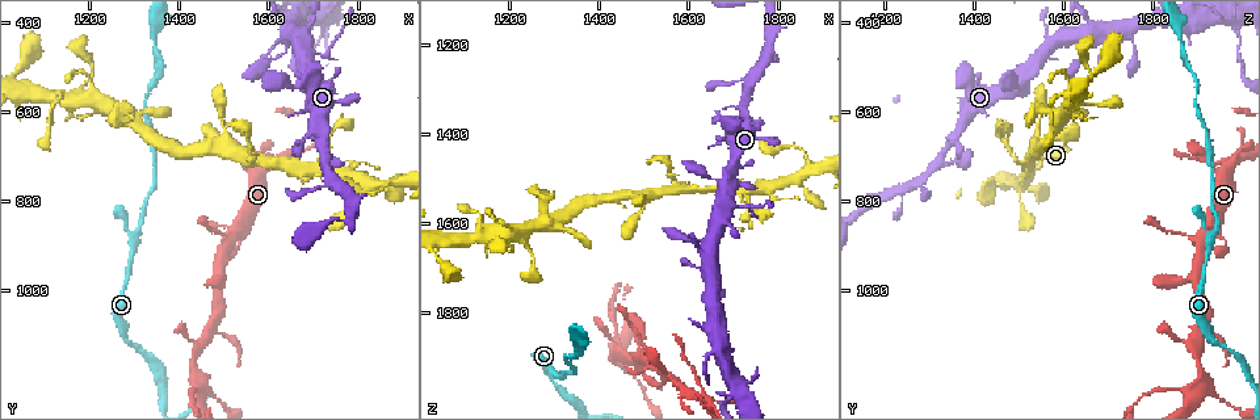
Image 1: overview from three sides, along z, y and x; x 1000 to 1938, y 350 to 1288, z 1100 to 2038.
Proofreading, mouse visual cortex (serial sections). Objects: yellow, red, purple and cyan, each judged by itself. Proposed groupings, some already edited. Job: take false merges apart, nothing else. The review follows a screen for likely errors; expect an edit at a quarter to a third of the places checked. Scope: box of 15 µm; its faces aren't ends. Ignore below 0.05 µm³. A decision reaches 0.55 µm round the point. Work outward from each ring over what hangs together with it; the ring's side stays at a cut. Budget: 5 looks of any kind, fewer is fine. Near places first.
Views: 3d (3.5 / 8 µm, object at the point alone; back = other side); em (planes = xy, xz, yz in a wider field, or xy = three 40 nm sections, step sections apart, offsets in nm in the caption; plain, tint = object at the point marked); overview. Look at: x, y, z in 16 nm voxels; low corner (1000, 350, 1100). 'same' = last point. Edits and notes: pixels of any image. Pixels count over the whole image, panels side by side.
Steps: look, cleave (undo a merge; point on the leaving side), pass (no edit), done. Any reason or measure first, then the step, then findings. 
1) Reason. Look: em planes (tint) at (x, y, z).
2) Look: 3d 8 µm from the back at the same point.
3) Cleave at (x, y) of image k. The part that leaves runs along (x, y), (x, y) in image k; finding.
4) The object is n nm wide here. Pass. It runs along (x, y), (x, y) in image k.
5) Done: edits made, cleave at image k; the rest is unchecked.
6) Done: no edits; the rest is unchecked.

A narrow waist. Look: 3d 3.5 µm at (1445, 1205, 1910).

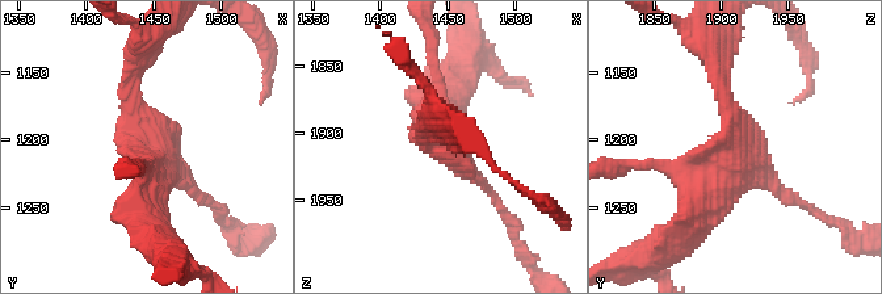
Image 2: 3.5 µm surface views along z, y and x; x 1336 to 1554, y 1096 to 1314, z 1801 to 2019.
4 arms meet here; the arms are 150, 200, 200, 400 nm wide; now the EM. Look: em xy step 3 (tint) at (1448, 1208, 1910).

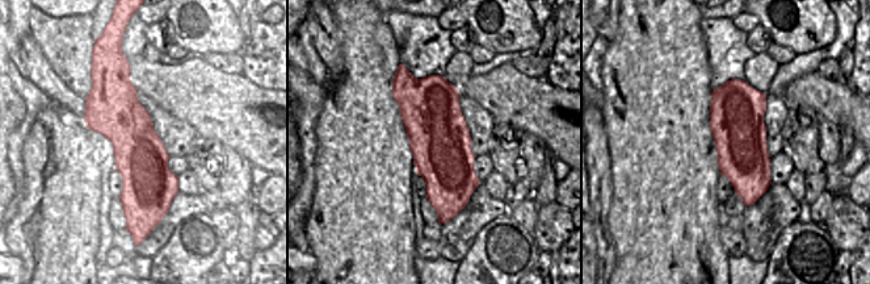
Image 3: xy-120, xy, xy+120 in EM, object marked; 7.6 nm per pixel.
Pass. It runs along (715, 68), (736, 152), (696, 221) in image 2; continuous, no second cell.

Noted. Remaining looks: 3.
Branch point. Look: 3d 8 µm from the back at (1625, 700, 1985).

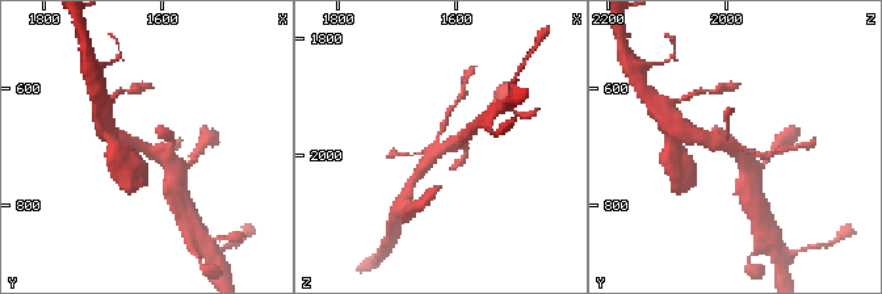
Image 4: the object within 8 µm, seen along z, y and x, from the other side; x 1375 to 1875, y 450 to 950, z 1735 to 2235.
Zoom in. Look: 3d 3.5 µm at (1630, 705, 1990).

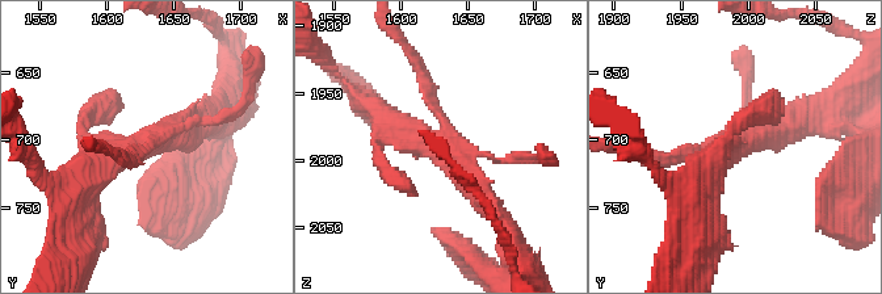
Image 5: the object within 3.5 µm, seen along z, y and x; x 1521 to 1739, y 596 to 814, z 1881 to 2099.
Cleave at (429, 87) of image 5. The part that leaves runs along (446, 125), (398, 34) in image 5; a second cell is stuck on.

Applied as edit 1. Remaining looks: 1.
Done: edits made, cleave at image 5; the rest is unchecked.

